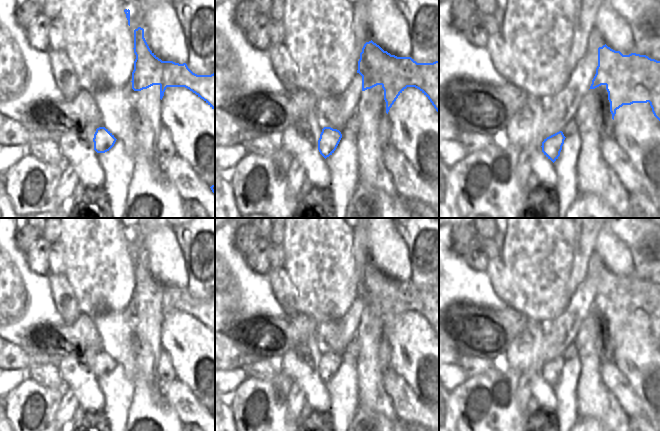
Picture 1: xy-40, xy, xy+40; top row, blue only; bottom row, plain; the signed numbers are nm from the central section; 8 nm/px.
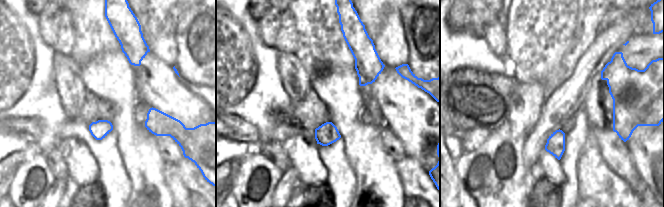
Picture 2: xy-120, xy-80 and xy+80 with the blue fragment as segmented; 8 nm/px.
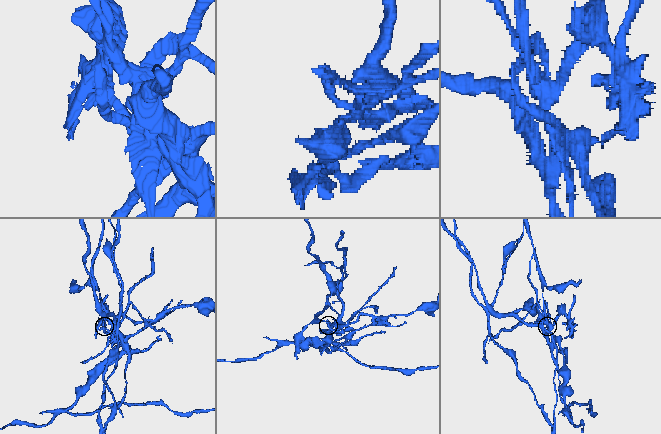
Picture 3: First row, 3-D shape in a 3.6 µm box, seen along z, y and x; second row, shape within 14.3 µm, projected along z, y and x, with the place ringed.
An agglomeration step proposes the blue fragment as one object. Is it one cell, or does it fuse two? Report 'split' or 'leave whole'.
split

